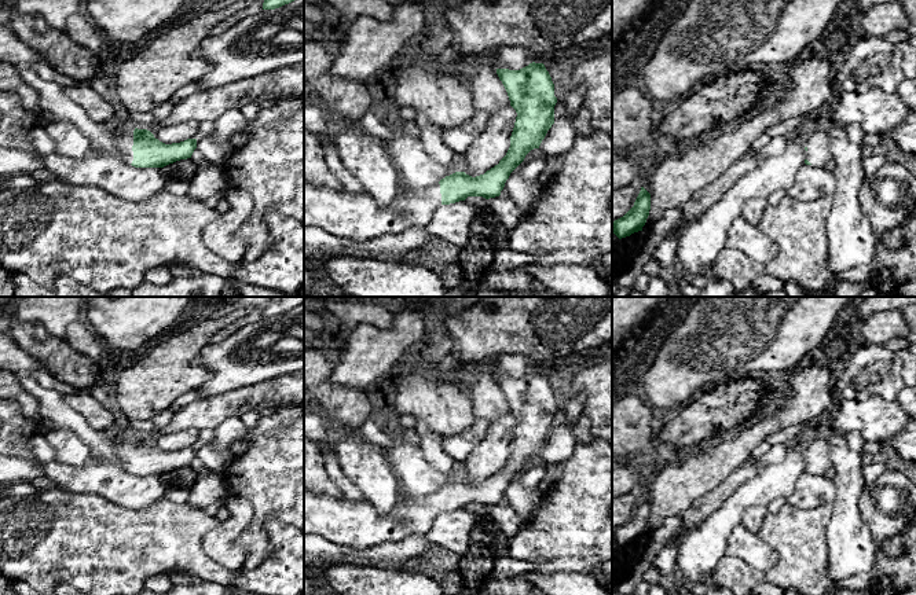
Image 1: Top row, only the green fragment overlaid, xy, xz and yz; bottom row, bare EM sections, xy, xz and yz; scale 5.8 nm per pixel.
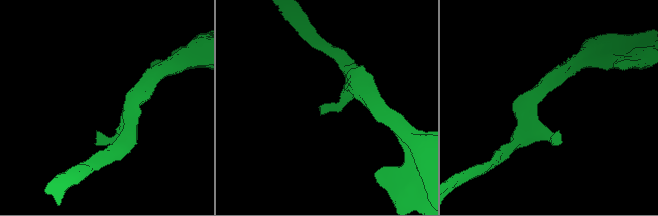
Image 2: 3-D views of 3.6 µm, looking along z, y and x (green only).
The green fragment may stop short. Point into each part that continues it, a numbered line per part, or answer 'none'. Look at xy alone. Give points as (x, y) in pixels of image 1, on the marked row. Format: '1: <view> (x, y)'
1: xy (123, 133)

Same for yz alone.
1: yz (816, 139)

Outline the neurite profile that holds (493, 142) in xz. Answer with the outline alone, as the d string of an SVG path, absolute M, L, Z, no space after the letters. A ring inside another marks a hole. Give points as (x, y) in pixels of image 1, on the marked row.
M512 106L486 115L483 129L459 157L466 175L476 177L499 164L510 147L516 117Z

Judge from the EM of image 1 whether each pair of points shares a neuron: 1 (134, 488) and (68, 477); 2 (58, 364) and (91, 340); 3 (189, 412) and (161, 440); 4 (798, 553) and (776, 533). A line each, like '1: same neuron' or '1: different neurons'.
1: same neuron
2: different neurons
3: different neurons
4: same neuron

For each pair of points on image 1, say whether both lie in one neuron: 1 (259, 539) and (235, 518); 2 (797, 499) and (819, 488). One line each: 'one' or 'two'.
1: two
2: one

